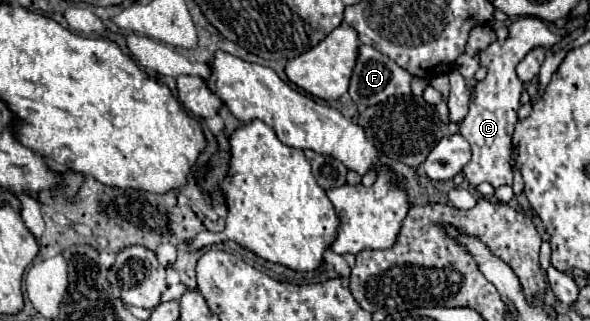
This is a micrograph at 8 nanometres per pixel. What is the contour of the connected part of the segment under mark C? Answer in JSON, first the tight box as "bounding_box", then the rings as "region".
{"bounding_box":[460,17,564,189],"region":[[[520,17],[510,25],[510,37],[504,41],[494,41],[486,51],[480,53],[482,65],[488,69],[488,75],[476,85],[474,99],[470,103],[468,115],[460,121],[460,135],[472,147],[472,159],[462,169],[466,181],[470,185],[480,185],[488,181],[494,189],[502,185],[512,185],[512,165],[510,165],[510,151],[512,151],[512,131],[518,121],[520,109],[520,93],[524,83],[516,77],[516,65],[536,47],[552,47],[560,43],[564,35],[552,33],[544,21],[536,17]]]}

